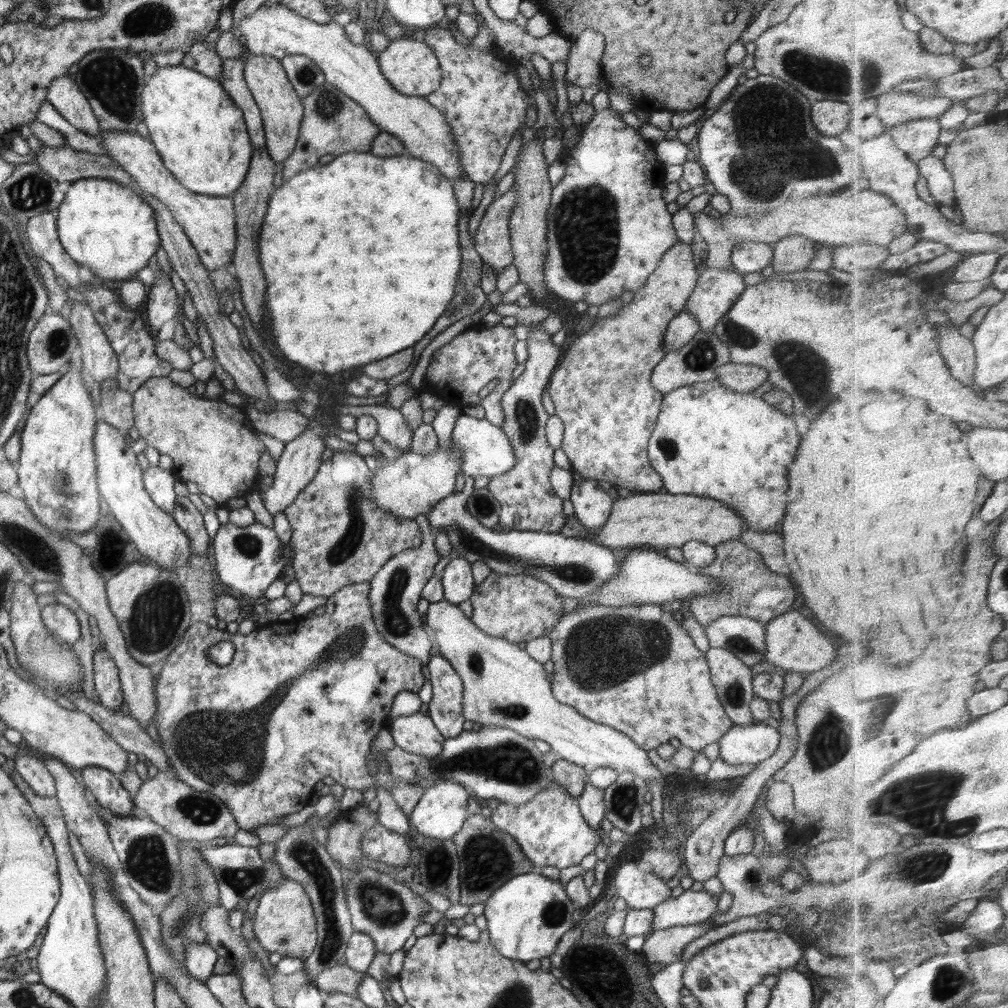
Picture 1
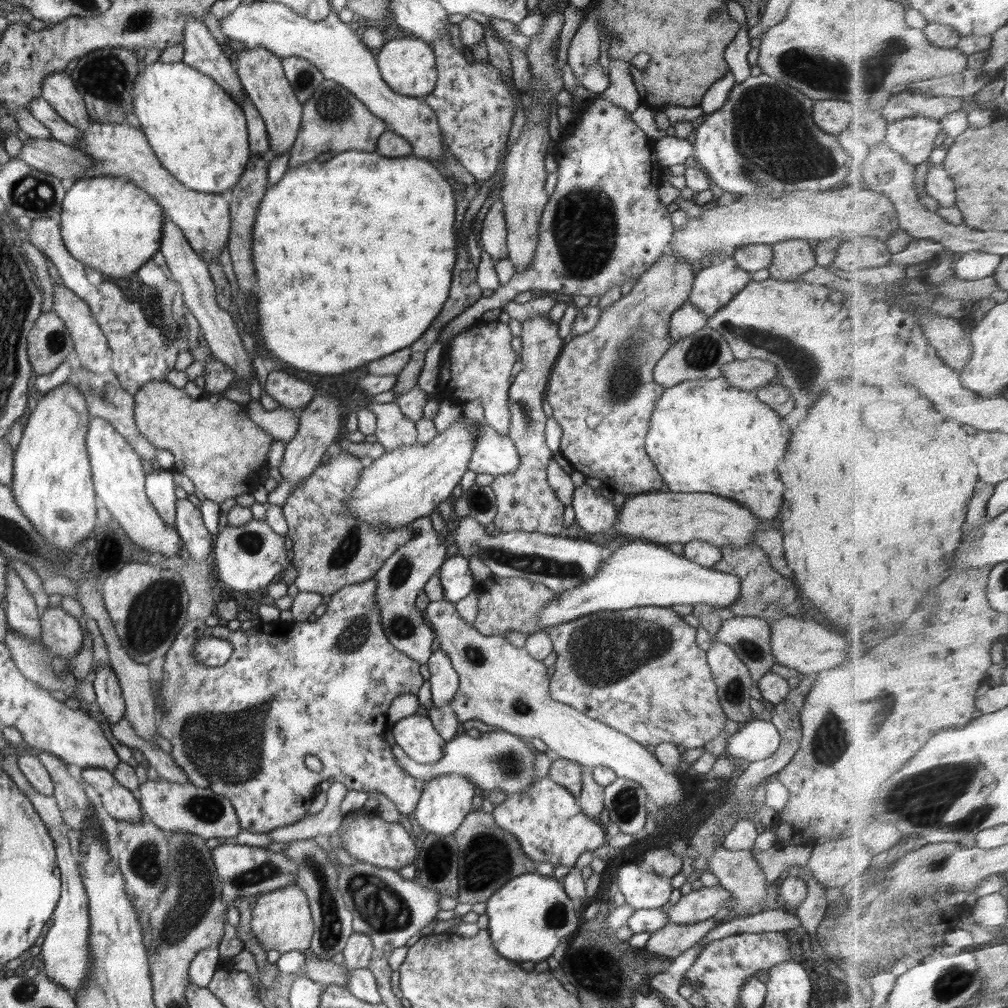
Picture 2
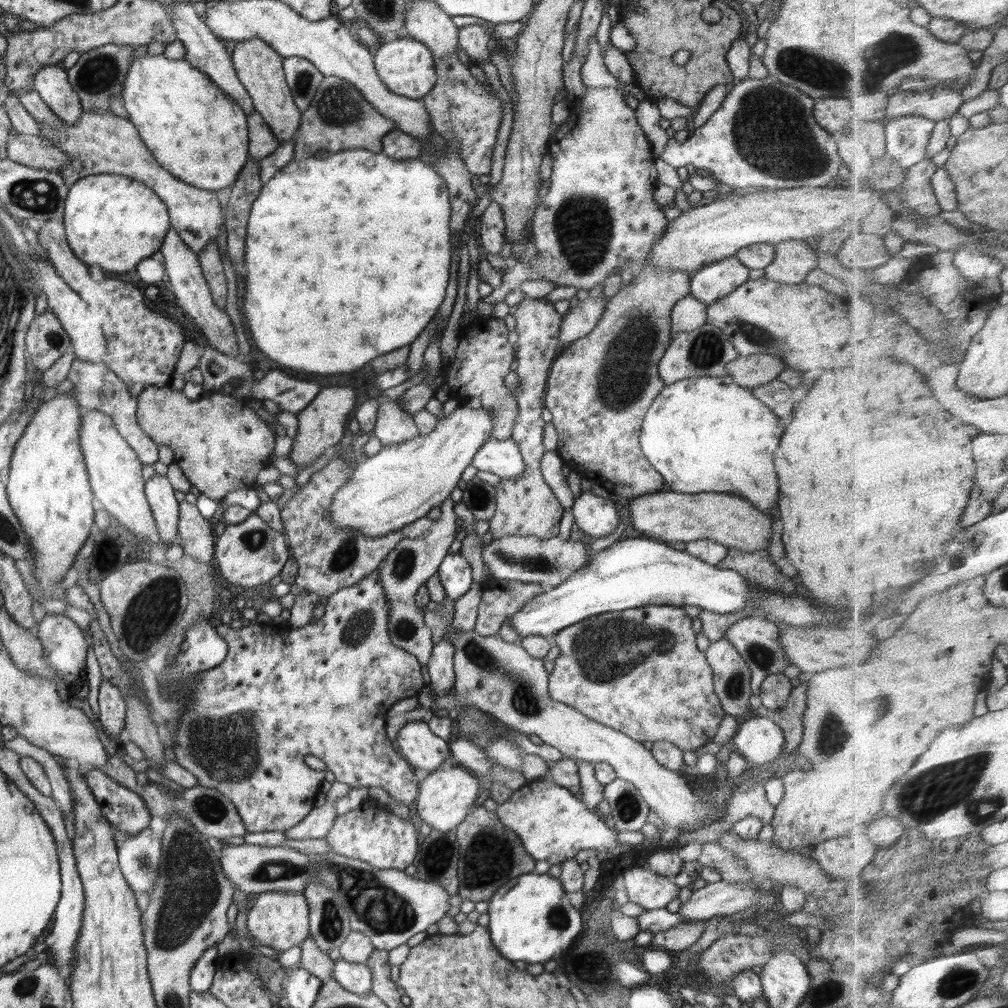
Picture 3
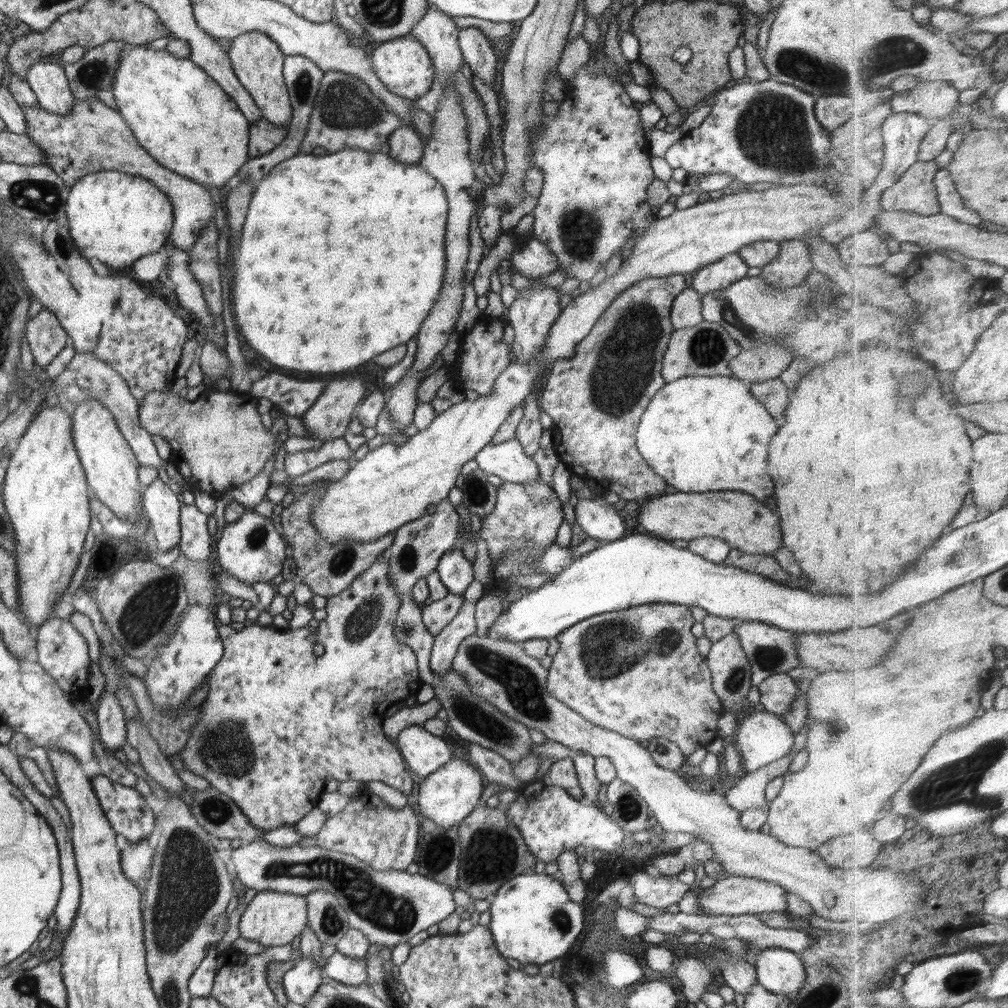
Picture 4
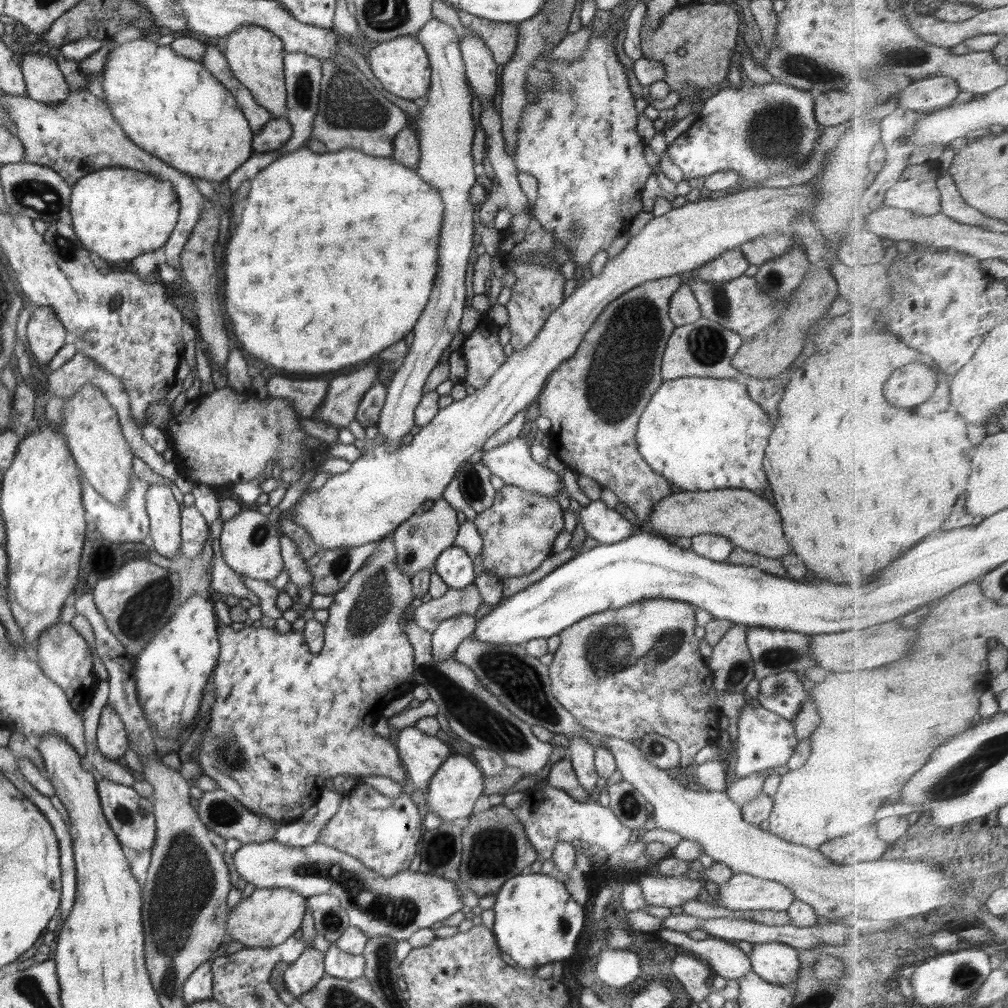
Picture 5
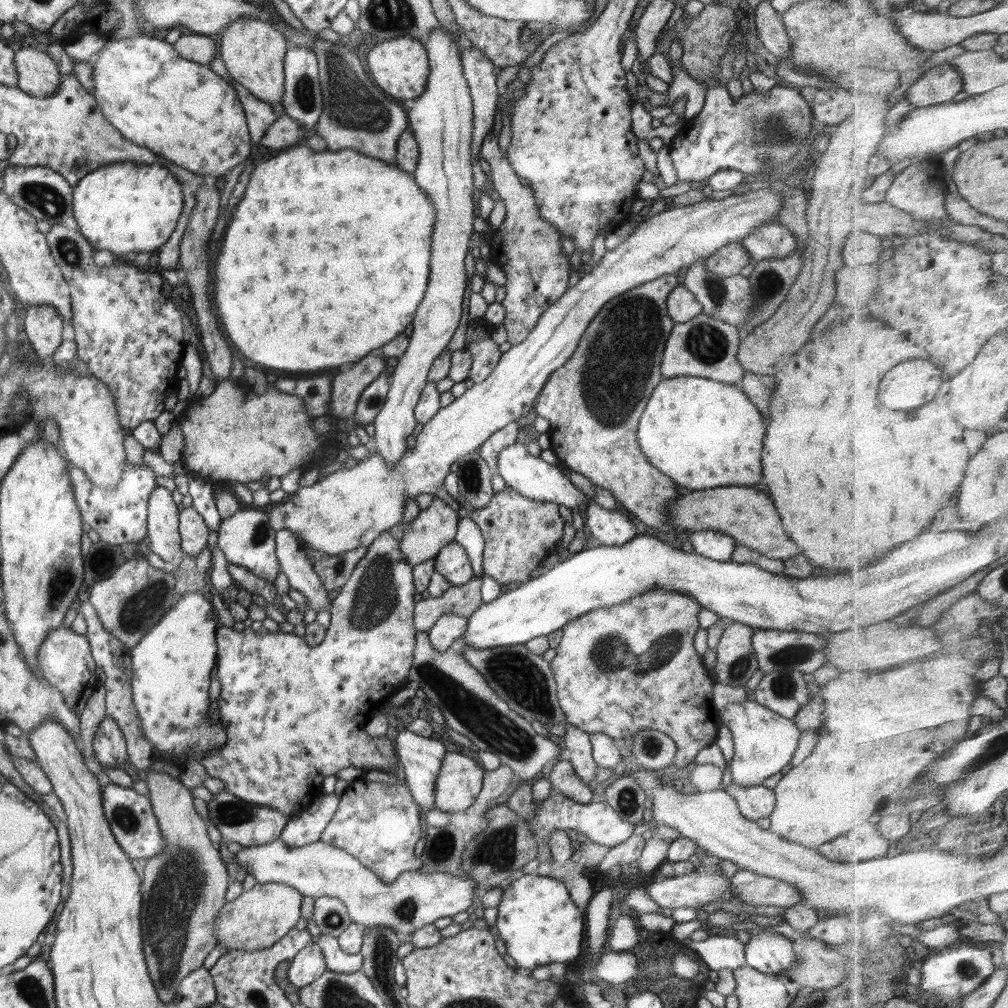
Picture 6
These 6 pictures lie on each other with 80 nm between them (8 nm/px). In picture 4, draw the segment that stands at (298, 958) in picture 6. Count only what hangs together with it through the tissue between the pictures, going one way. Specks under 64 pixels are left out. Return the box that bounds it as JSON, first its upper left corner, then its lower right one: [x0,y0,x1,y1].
[283,957,323,1005]

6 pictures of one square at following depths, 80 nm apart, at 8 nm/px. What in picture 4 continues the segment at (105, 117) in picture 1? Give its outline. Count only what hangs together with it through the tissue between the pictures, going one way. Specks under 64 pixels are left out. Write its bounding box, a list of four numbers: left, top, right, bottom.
[62,40,127,101]

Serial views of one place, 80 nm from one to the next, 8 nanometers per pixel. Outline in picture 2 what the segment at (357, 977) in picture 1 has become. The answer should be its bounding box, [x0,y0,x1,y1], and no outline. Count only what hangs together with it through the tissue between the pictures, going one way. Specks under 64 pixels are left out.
[302,948,347,987]

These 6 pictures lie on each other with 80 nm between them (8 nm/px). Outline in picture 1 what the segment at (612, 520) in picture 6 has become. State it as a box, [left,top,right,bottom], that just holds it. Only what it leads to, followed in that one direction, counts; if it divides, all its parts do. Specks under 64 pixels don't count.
[569,477,615,530]

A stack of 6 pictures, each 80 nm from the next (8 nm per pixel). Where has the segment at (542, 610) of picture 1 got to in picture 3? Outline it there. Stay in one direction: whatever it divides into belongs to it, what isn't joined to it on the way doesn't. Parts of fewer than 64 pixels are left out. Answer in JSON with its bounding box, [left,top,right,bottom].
[474,575,545,636]

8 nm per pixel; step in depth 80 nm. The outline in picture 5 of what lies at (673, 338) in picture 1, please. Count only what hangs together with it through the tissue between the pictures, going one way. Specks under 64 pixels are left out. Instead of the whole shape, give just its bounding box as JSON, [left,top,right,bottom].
[669,283,701,326]

